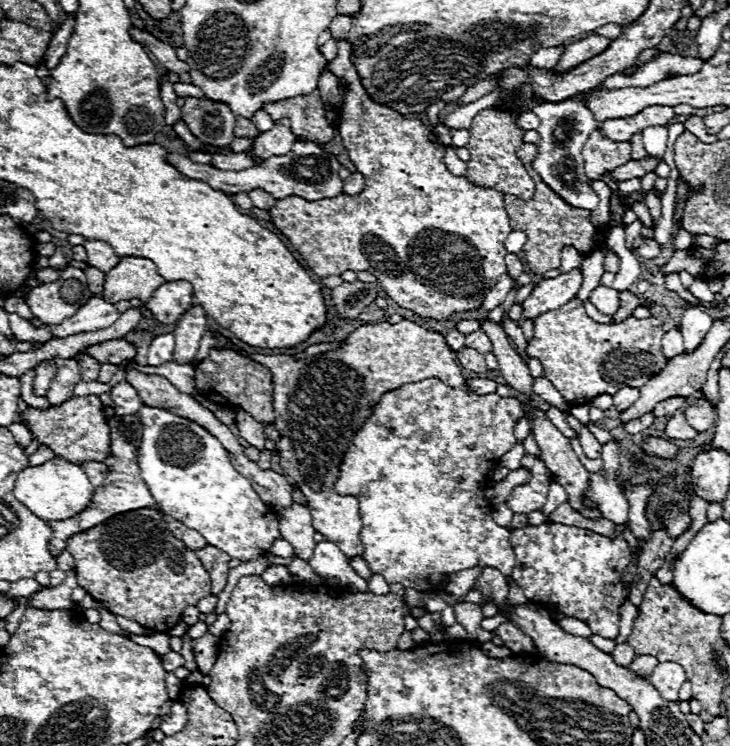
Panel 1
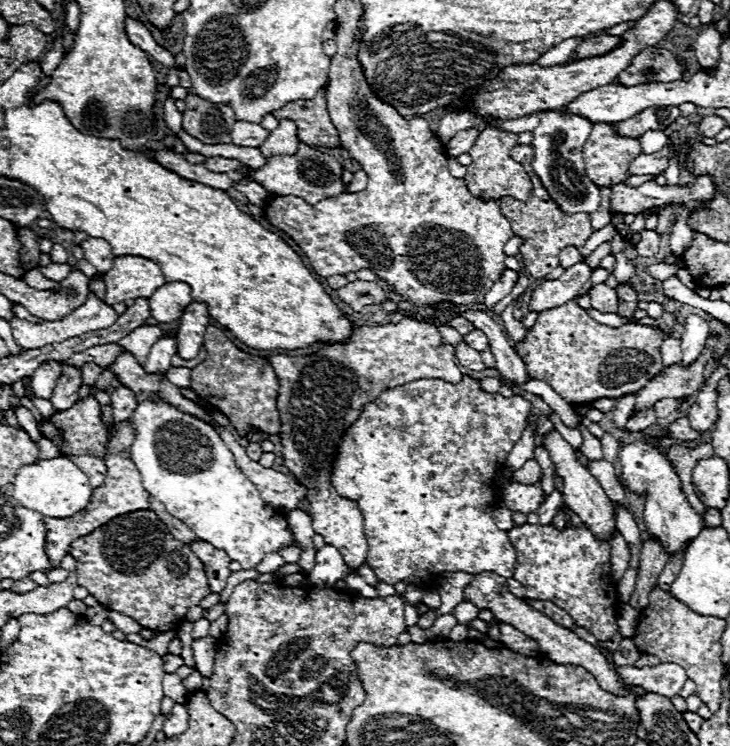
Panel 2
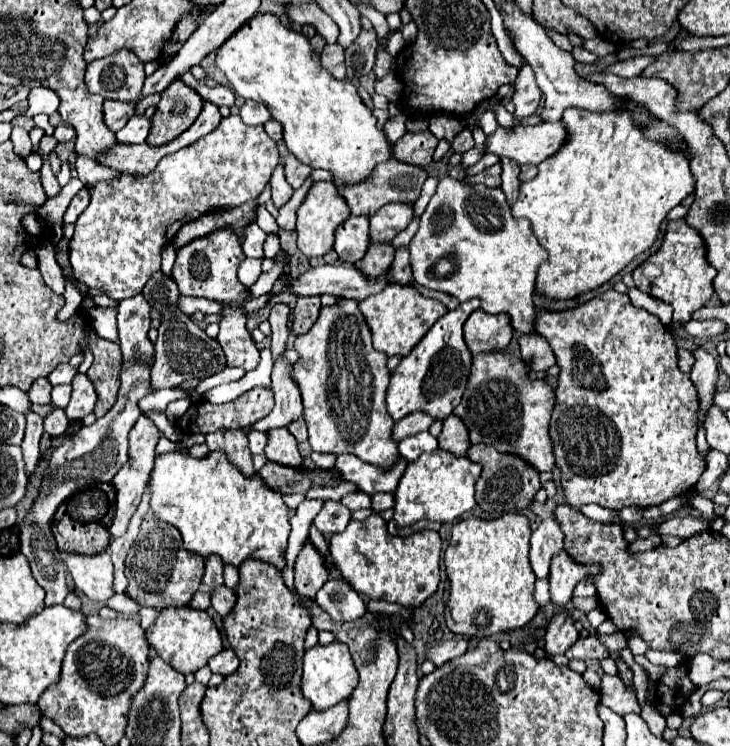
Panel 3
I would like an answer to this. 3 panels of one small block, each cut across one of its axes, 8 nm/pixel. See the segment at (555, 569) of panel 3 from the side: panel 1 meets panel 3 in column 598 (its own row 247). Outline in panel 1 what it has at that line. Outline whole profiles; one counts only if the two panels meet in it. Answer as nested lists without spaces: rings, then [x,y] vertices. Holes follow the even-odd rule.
[[[571,246],[565,247],[561,252],[560,273],[568,273],[572,269],[578,268],[578,266],[580,266],[580,262],[582,262],[582,258],[578,256],[576,249]]]

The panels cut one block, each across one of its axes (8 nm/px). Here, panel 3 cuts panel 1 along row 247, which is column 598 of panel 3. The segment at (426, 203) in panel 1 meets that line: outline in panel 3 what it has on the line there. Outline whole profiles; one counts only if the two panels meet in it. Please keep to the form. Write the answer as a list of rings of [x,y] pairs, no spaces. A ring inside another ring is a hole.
[[[606,290],[562,312],[536,308],[534,330],[550,342],[562,368],[550,418],[550,440],[562,472],[566,502],[578,510],[586,504],[648,508],[690,492],[704,472],[696,450],[696,388],[690,376],[678,368],[678,346],[658,316],[634,306],[628,294]]]

